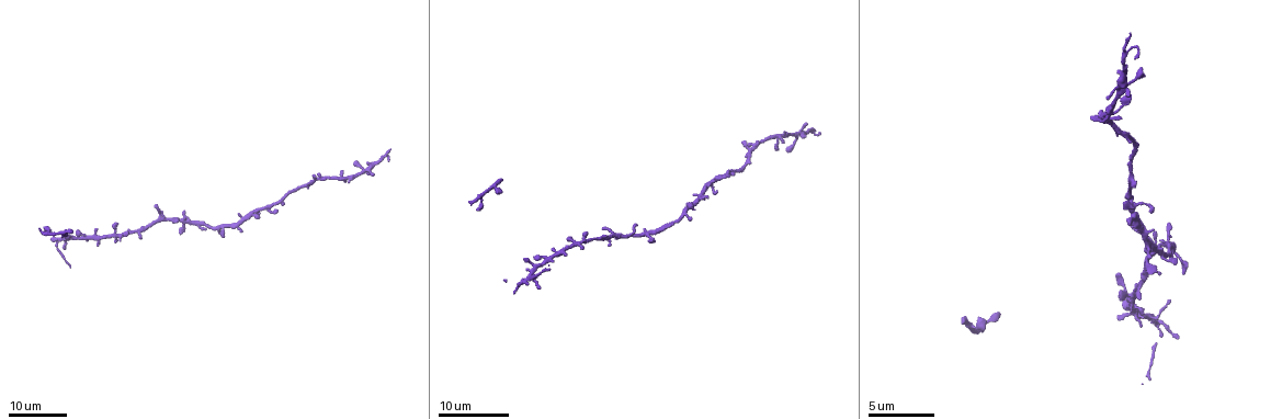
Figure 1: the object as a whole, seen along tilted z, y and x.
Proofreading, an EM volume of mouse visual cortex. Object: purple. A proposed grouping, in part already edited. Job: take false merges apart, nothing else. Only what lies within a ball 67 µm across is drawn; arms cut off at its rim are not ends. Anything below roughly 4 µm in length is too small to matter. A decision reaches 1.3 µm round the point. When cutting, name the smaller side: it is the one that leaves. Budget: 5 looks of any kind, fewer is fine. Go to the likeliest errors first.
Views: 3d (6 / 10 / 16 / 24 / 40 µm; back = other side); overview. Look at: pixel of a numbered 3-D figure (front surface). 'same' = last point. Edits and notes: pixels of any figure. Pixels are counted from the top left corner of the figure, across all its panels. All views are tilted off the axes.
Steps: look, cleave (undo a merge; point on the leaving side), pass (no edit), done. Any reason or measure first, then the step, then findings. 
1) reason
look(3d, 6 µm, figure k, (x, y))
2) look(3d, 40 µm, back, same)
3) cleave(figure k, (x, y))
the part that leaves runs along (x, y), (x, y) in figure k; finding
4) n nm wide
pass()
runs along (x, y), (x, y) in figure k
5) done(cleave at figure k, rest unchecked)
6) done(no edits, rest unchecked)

calibre changes
look(3d, 16 µm, figure 1, (543, 263))

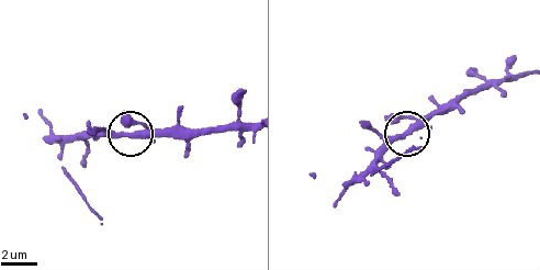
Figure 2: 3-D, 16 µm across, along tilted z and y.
look(3d, 10 µm, figure 2, (136, 133))

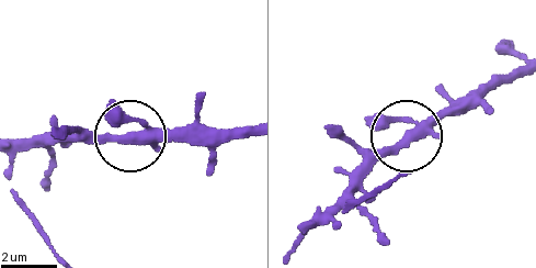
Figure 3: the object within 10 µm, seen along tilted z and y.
310 nm wide
pass()
one cell here

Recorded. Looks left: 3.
four or more arms meet
look(3d, 16 µm, figure 1, (798, 136))

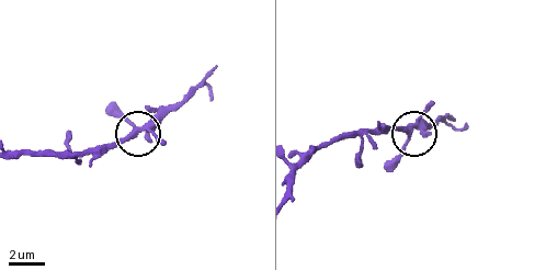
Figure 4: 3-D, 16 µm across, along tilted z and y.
zoom in
look(3d, 6 µm, figure 4, (134, 129))

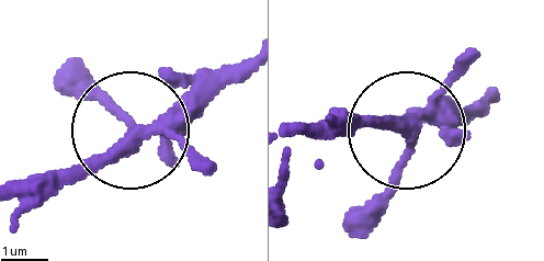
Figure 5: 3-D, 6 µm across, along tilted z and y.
other side
look(3d, 6 µm, back, figure 5, (414, 132))

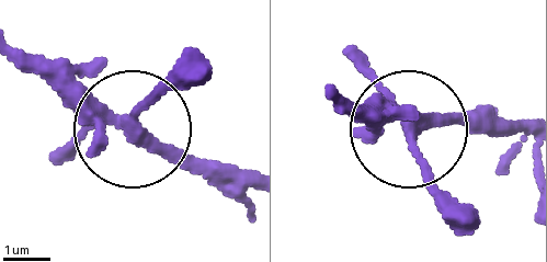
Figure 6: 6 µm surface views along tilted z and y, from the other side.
5 arms
pass()
runs along (523, 135), (412, 129), (449, 217) in figure 6; one cell here

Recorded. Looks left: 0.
done(no edits, rest unchecked)

